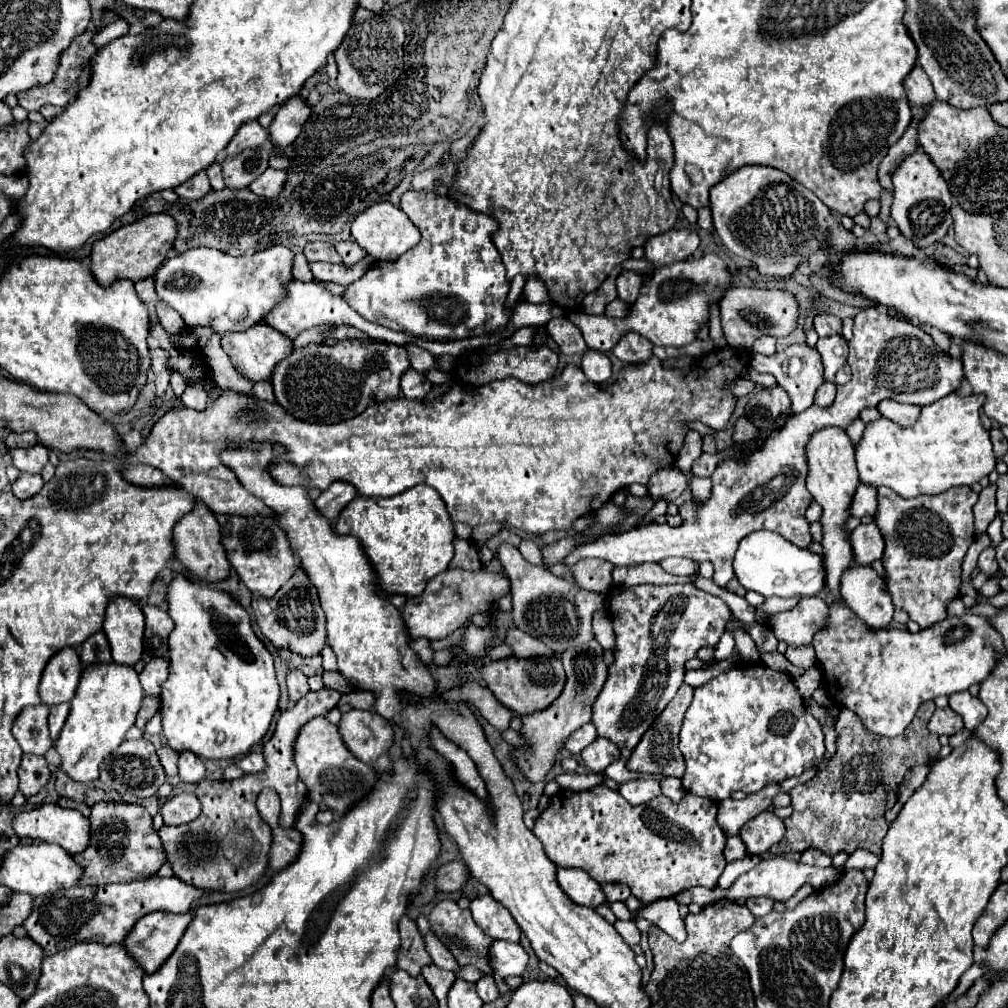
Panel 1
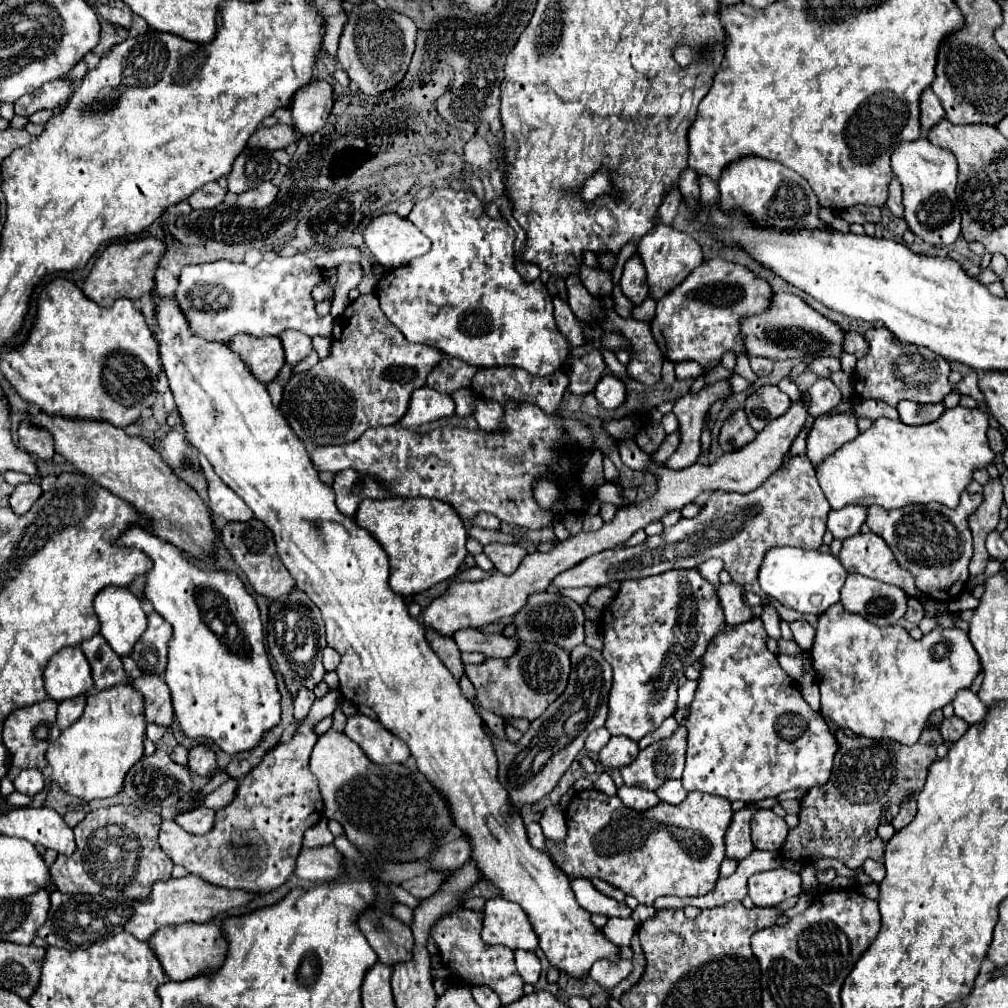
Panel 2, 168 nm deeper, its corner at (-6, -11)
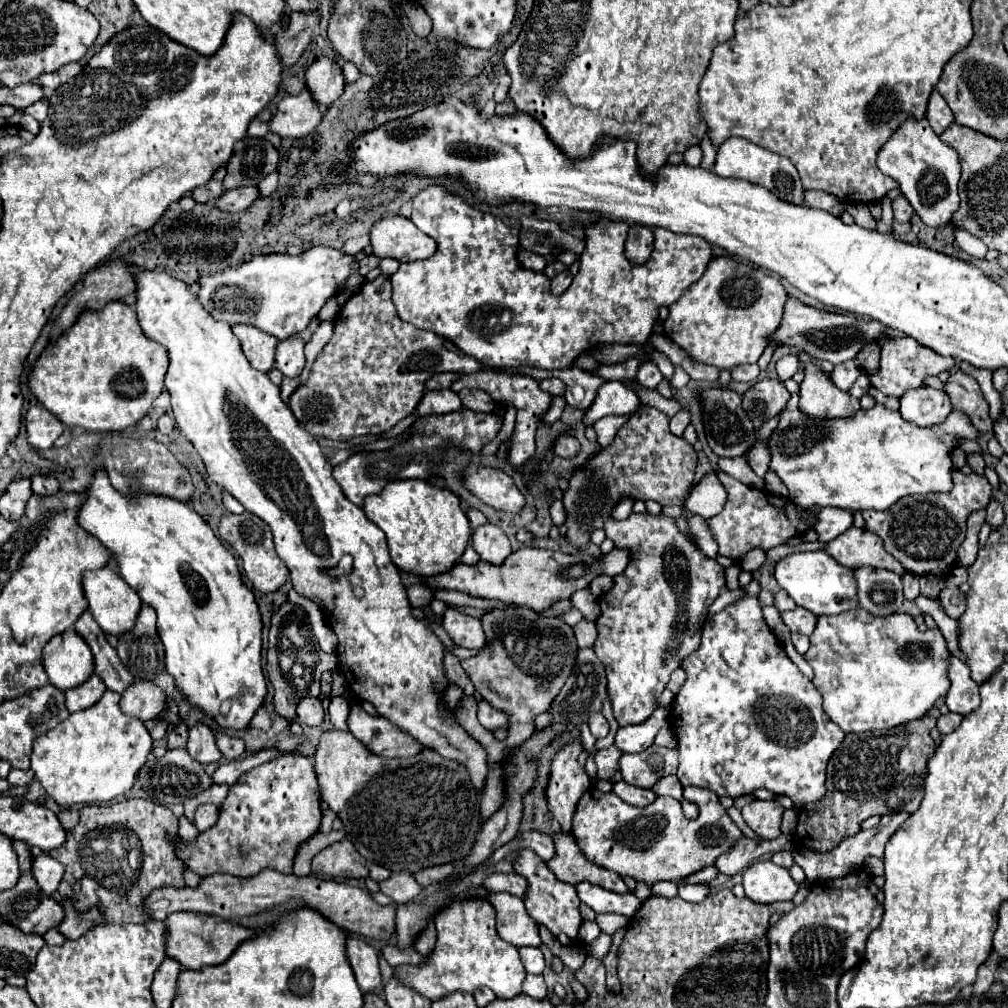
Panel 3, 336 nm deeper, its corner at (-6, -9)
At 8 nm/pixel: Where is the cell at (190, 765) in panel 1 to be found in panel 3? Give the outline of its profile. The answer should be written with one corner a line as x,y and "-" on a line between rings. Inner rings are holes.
196,724
190,730
190,738
188,738
188,746
186,746
188,754
198,760
200,764
214,764
222,758
218,746
216,746
216,738
214,732
206,726
206,724

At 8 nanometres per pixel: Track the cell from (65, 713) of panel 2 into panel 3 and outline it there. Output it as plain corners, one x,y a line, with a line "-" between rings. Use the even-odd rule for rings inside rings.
92,674
92,678
88,678
88,682
64,692
68,712
78,712
78,710
92,706
98,698
102,698
104,690
106,690
106,686
100,682
100,678
96,674

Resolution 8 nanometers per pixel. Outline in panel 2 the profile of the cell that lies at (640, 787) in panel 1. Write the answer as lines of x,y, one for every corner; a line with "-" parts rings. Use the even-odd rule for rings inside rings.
630,786
618,788
616,796
632,810
648,810
656,802
660,802
656,792
650,792
650,790
644,790
644,788
630,788

